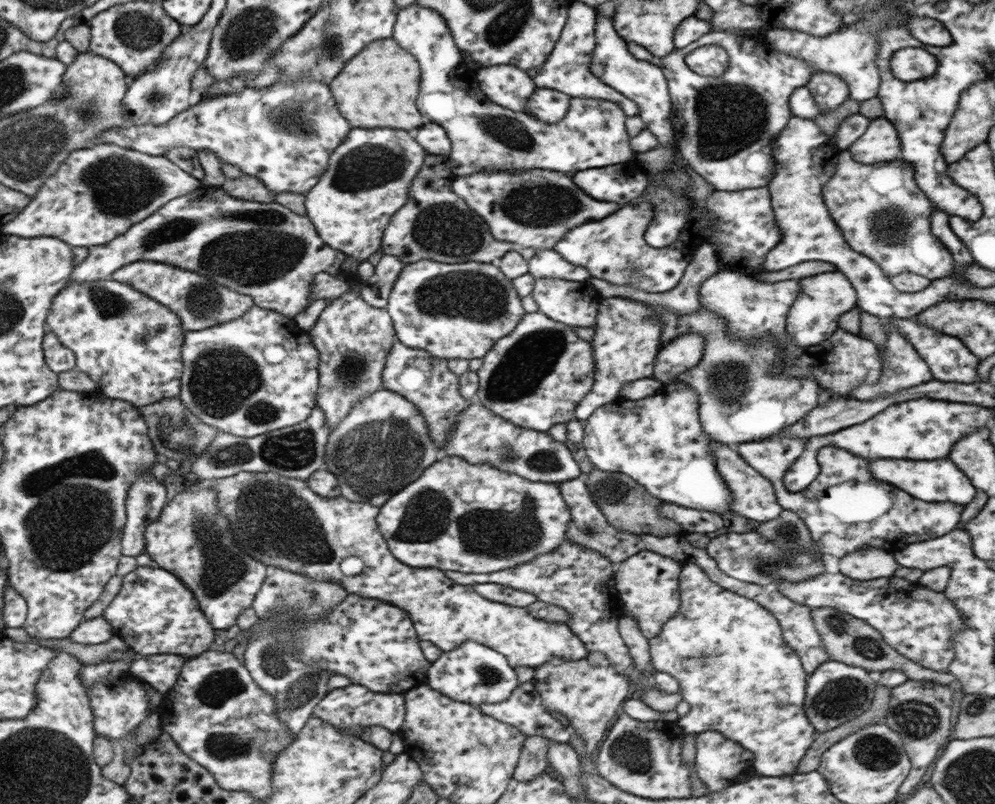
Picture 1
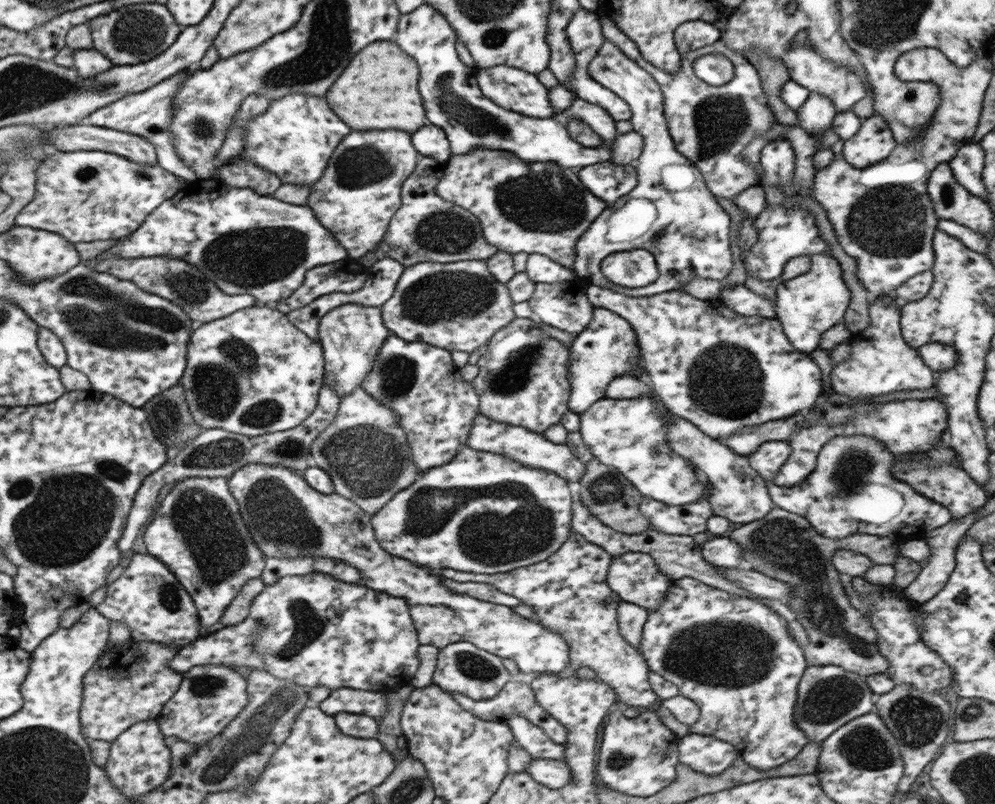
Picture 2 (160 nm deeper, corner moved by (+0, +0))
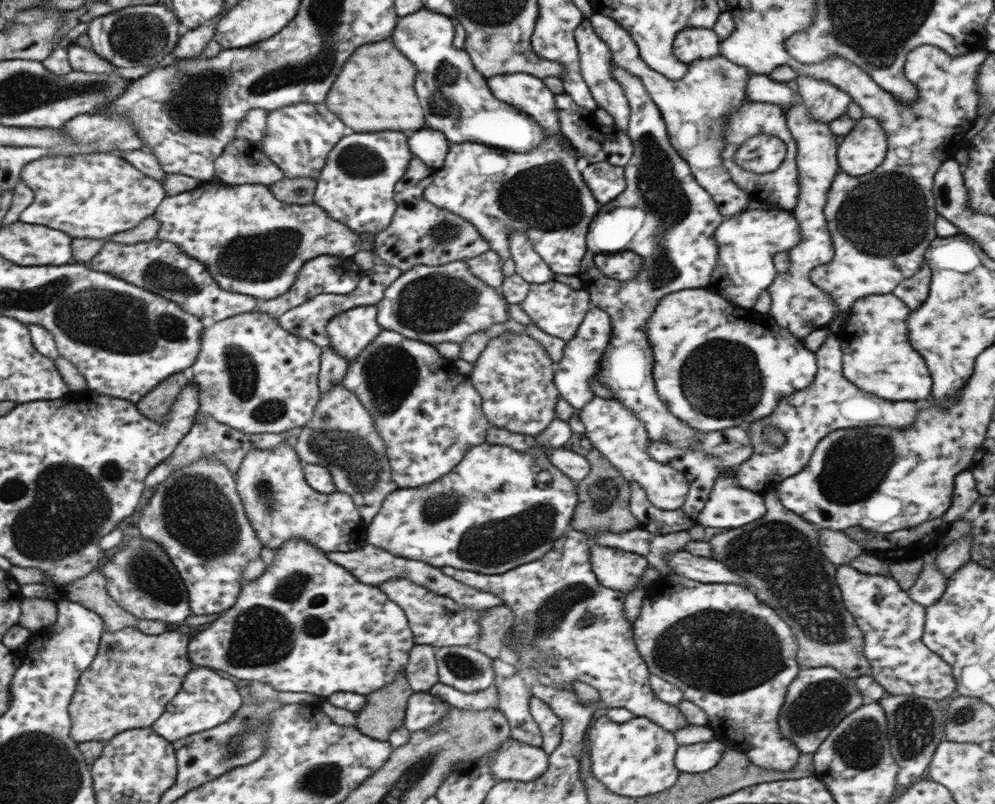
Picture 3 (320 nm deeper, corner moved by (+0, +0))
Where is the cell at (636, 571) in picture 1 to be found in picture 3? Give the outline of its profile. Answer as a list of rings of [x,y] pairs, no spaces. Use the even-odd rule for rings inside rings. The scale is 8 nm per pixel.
[[[591,544],[591,570],[605,588],[627,594],[638,585],[642,572],[649,566],[639,554]]]

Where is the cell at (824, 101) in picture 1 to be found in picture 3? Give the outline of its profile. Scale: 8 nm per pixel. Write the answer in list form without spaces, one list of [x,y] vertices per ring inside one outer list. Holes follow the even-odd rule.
[[[801,103],[791,105],[785,115],[786,127],[797,145],[795,166],[797,167],[799,192],[791,213],[798,226],[798,241],[788,250],[787,272],[777,273],[775,280],[768,285],[766,291],[771,299],[768,313],[781,328],[786,328],[794,337],[801,340],[809,332],[825,327],[825,324],[831,322],[837,314],[836,304],[830,299],[830,296],[820,288],[813,286],[808,277],[811,270],[819,269],[819,266],[828,263],[834,255],[822,211],[832,178],[840,168],[836,163],[838,146],[827,123],[812,120],[810,112]]]

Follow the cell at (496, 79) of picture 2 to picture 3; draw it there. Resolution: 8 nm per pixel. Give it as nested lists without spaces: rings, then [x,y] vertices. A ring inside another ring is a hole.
[[[521,72],[493,76],[485,79],[485,82],[497,100],[523,111],[542,128],[545,138],[541,140],[541,146],[527,152],[495,152],[483,150],[481,144],[451,143],[441,168],[434,171],[431,182],[424,188],[423,198],[433,206],[452,212],[472,224],[501,261],[510,256],[508,234],[520,230],[525,233],[532,249],[543,259],[551,272],[566,276],[575,275],[586,253],[586,232],[591,219],[598,211],[599,203],[593,198],[580,171],[575,167],[576,156],[559,142],[563,137],[555,112],[554,94],[541,83],[541,79]]]

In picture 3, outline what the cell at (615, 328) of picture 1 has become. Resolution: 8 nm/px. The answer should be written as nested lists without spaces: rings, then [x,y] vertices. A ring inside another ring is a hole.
[[[591,306],[578,324],[575,334],[564,344],[562,359],[555,363],[554,381],[558,396],[573,408],[580,409],[594,394],[589,388],[589,379],[596,375],[596,364],[608,346],[611,325],[609,316],[599,307]]]

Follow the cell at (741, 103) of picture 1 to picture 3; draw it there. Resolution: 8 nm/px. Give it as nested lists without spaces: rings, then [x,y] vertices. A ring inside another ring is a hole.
[[[595,13],[588,20],[593,33],[609,49],[610,62],[641,81],[665,123],[670,146],[687,163],[695,182],[709,194],[719,214],[728,218],[742,212],[748,204],[748,196],[730,179],[730,174],[722,165],[720,152],[725,146],[723,132],[728,123],[728,114],[743,101],[749,101],[744,88],[750,72],[744,67],[729,63],[729,60],[718,54],[687,63],[683,78],[667,80],[647,67],[633,40],[617,22]]]

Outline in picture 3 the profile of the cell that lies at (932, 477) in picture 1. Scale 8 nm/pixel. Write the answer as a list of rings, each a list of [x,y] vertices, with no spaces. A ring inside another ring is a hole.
[[[961,471],[953,479],[953,491],[951,491],[951,503],[949,509],[941,516],[943,522],[950,524],[961,519],[961,516],[971,508],[971,504],[979,498],[973,475],[968,471]]]

